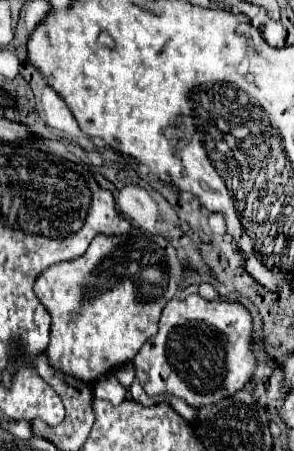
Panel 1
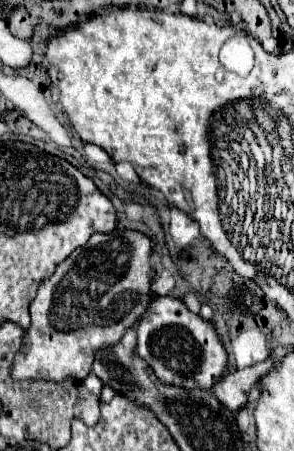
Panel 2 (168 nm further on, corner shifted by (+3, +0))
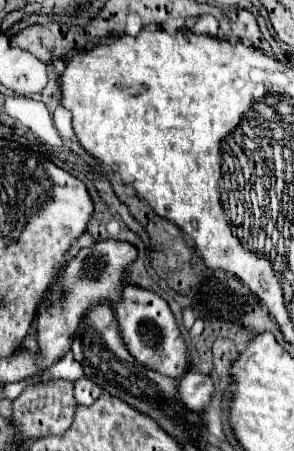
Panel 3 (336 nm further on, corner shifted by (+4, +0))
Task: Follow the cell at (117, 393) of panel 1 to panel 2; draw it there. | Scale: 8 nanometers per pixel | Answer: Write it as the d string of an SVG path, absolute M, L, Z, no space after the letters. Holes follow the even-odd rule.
M91 372L91 376L87 376L87 380L83 380L83 386L91 392L91 394L95 394L97 398L101 398L101 390L103 390L103 382Z

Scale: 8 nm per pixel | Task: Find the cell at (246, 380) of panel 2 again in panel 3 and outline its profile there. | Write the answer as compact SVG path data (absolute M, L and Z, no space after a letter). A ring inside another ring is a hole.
M186 372L176 380L178 384L178 400L190 412L200 412L206 408L214 394L214 380L208 374Z

